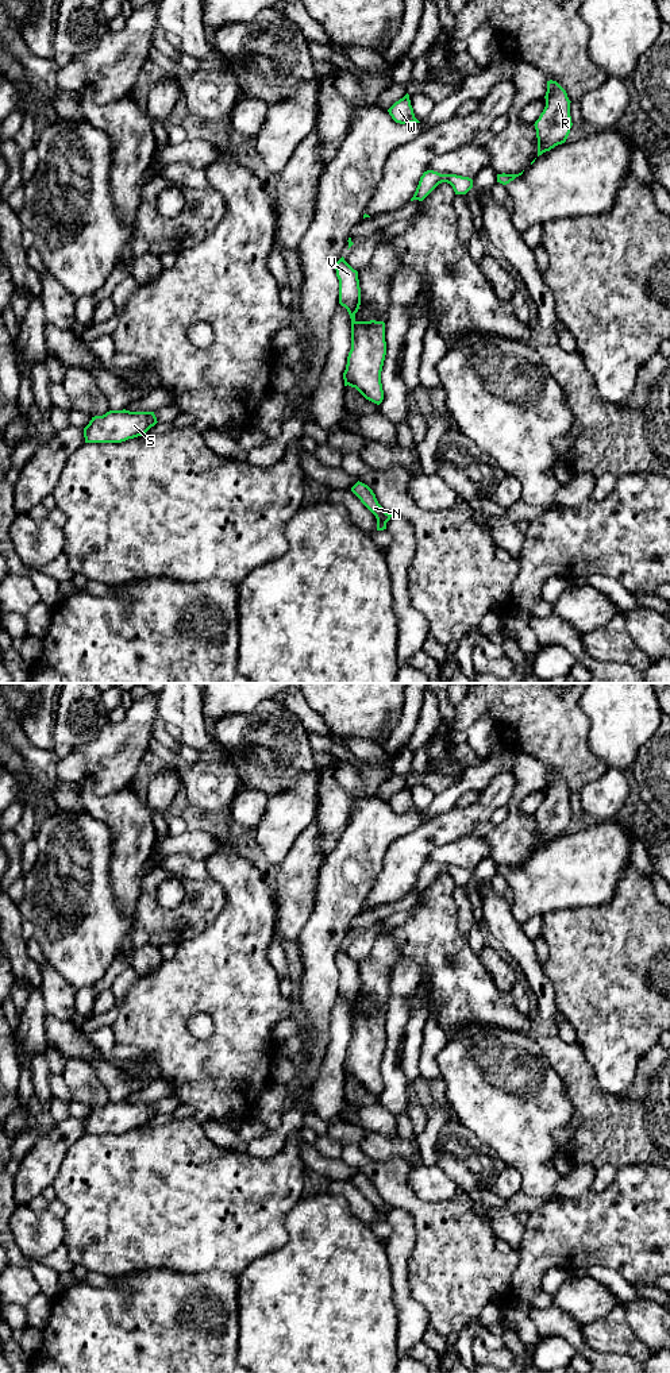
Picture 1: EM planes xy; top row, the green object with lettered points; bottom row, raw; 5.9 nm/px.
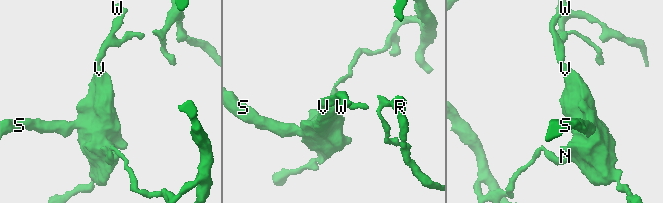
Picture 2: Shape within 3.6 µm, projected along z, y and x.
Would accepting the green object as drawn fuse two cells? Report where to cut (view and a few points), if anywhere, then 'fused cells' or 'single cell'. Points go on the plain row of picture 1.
cut in xy along (377, 1210), (385, 1214); fused cells

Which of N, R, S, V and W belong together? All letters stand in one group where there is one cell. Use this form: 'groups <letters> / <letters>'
groups N S V W / R

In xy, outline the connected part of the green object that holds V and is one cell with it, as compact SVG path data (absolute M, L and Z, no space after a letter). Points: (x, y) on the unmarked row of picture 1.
M342 948L335 957L339 971L339 995L351 1010L351 1041L343 1064L344 1077L355 1079L366 1091L380 1096L384 1091L381 1062L386 1046L385 1014L357 1013L361 996L358 963Z

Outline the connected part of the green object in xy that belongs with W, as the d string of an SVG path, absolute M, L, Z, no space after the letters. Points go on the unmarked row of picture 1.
M407 784L403 790L396 792L389 801L389 806L396 814L420 814L413 805L413 799L411 797L409 786Z

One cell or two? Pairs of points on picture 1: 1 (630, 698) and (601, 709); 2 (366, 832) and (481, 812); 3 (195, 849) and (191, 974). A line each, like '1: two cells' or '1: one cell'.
1: one cell
2: two cells
3: two cells

